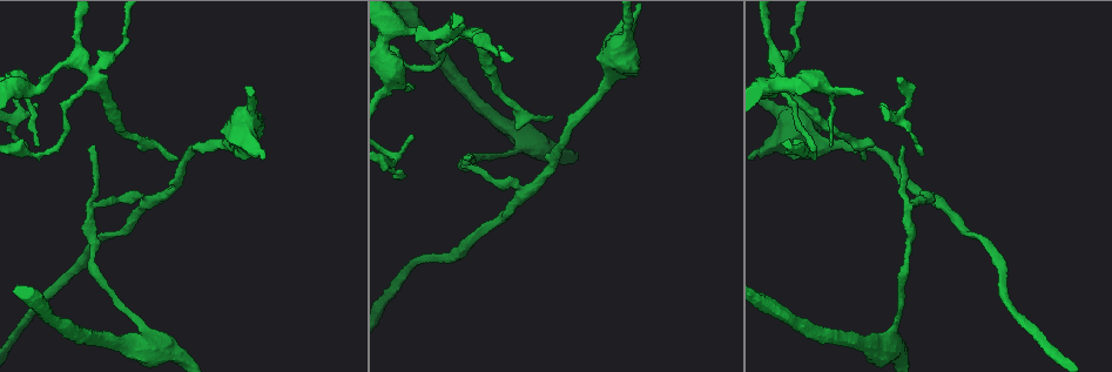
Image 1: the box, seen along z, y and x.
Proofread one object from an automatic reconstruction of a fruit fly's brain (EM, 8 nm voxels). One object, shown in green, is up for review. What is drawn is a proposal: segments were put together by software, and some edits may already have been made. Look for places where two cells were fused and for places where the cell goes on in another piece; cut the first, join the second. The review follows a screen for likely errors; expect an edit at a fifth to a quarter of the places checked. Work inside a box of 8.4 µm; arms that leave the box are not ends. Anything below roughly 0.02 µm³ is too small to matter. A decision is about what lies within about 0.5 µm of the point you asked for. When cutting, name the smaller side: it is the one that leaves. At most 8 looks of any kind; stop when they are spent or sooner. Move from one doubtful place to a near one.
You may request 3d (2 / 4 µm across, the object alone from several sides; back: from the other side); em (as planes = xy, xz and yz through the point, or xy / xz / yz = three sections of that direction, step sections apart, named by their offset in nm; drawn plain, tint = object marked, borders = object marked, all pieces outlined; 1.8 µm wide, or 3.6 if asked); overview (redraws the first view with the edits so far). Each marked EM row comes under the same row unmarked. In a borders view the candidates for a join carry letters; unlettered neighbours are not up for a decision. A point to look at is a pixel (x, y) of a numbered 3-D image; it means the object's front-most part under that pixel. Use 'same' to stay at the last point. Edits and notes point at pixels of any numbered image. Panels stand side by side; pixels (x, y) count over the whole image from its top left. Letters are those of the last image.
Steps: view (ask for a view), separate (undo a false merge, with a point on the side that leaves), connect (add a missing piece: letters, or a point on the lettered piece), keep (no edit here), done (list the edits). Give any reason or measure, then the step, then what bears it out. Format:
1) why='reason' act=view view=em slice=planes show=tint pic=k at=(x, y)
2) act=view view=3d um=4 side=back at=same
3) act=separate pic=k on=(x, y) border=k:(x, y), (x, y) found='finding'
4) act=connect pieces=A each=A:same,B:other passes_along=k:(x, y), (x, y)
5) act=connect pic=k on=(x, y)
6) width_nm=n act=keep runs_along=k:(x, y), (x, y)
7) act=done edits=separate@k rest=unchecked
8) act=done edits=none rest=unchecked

act=view view=em slice=planes show=borders pic=1 at=(469, 166)

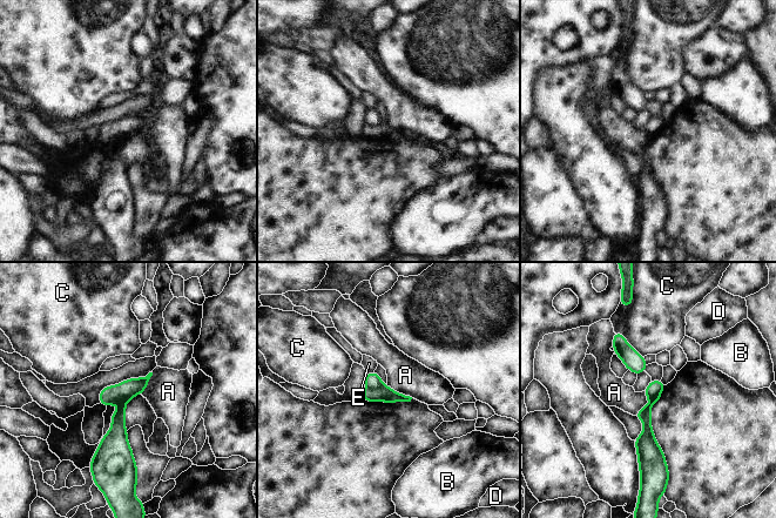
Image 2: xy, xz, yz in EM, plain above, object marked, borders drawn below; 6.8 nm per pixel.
act=separate pic=2 on=(385, 394) each=A:other,B:other,C:other,D:other,E:other border=2:(384, 385), (366, 388) found='a second cell is stuck on'

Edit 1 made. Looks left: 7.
act=view view=3d um=4 pic=1 at=(36, 107)

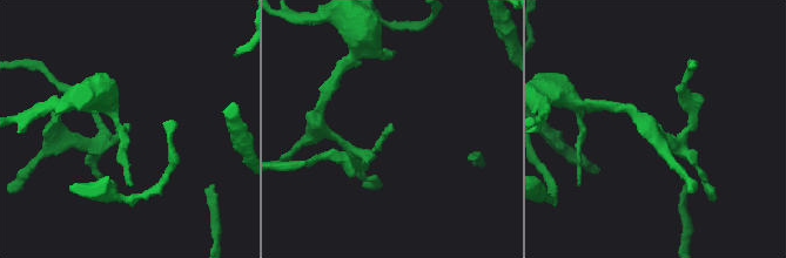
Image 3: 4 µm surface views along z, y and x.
why='shape alone is not enough' act=view view=em slice=planes show=borders pic=3 at=(390, 123)

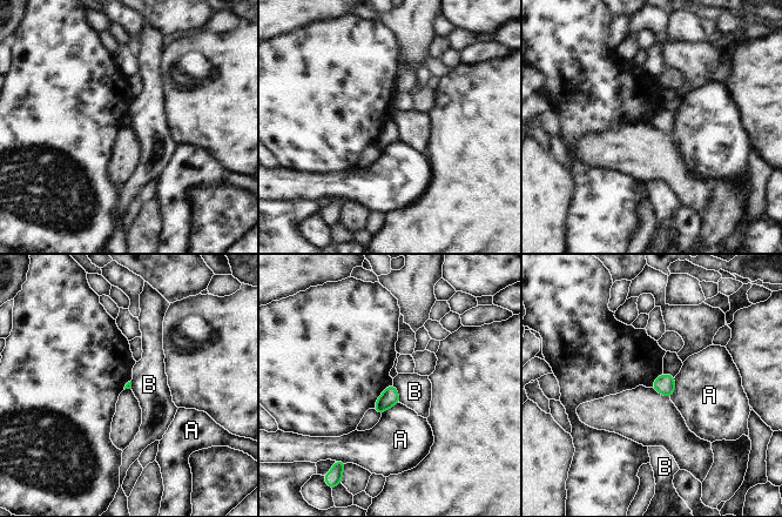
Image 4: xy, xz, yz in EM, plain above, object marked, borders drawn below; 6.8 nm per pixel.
longest_contact=A:150nm act=keep each=A:other,B:other border=4:(393, 384), (399, 402) found='none of them fits'

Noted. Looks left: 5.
act=view view=3d um=2 pic=1 at=(810, 154)

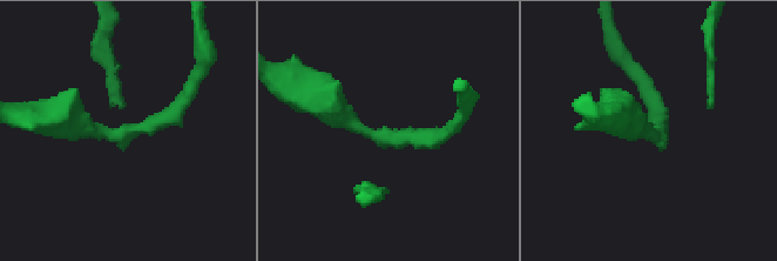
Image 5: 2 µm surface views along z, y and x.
why='shape alone is not enough' act=view view=em slice=xy step=4 show=borders pic=5 at=(653, 134)

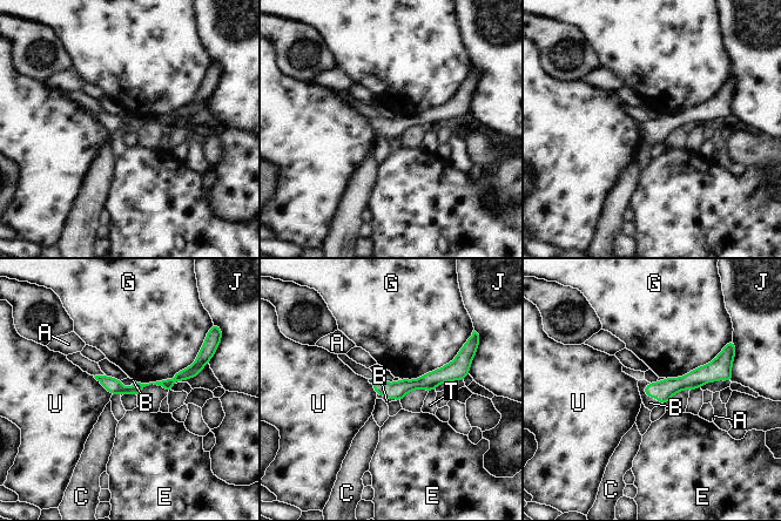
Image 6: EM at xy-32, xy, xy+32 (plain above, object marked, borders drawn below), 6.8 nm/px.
act=connect pieces=B each=A:other,B:same,C:other,E:other,G:other,J:other,T:other,U:other passes_along=6:(666, 388), (651, 397), (650, 403) found='it goes on there'

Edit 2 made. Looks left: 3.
act=done edits=separate@2,connect@6 rest=unchecked

